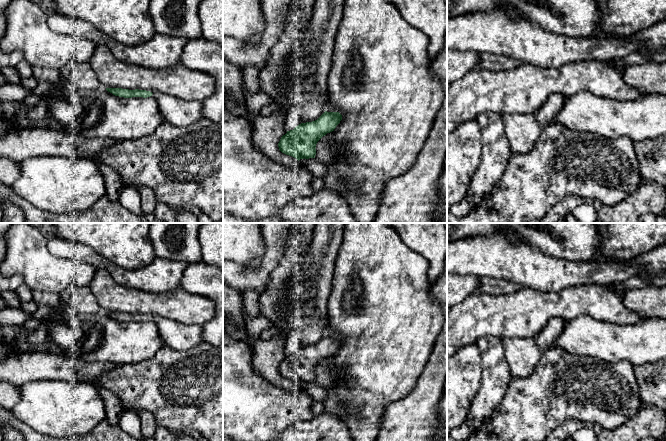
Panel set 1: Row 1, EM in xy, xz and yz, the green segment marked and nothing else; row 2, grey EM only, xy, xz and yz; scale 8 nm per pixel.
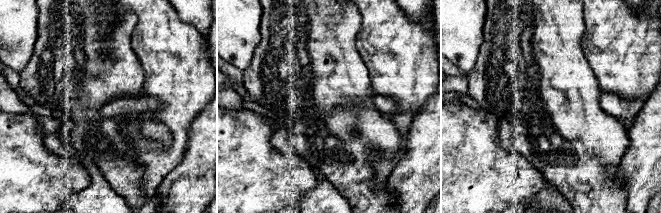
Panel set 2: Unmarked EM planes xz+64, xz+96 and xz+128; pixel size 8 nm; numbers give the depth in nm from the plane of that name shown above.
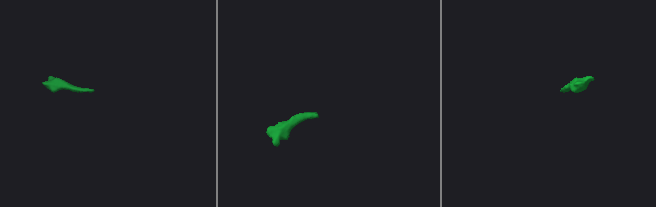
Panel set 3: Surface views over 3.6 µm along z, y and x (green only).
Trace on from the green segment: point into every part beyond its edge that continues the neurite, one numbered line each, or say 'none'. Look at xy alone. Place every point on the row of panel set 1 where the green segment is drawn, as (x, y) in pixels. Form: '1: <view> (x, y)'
1: xy (178, 112)

